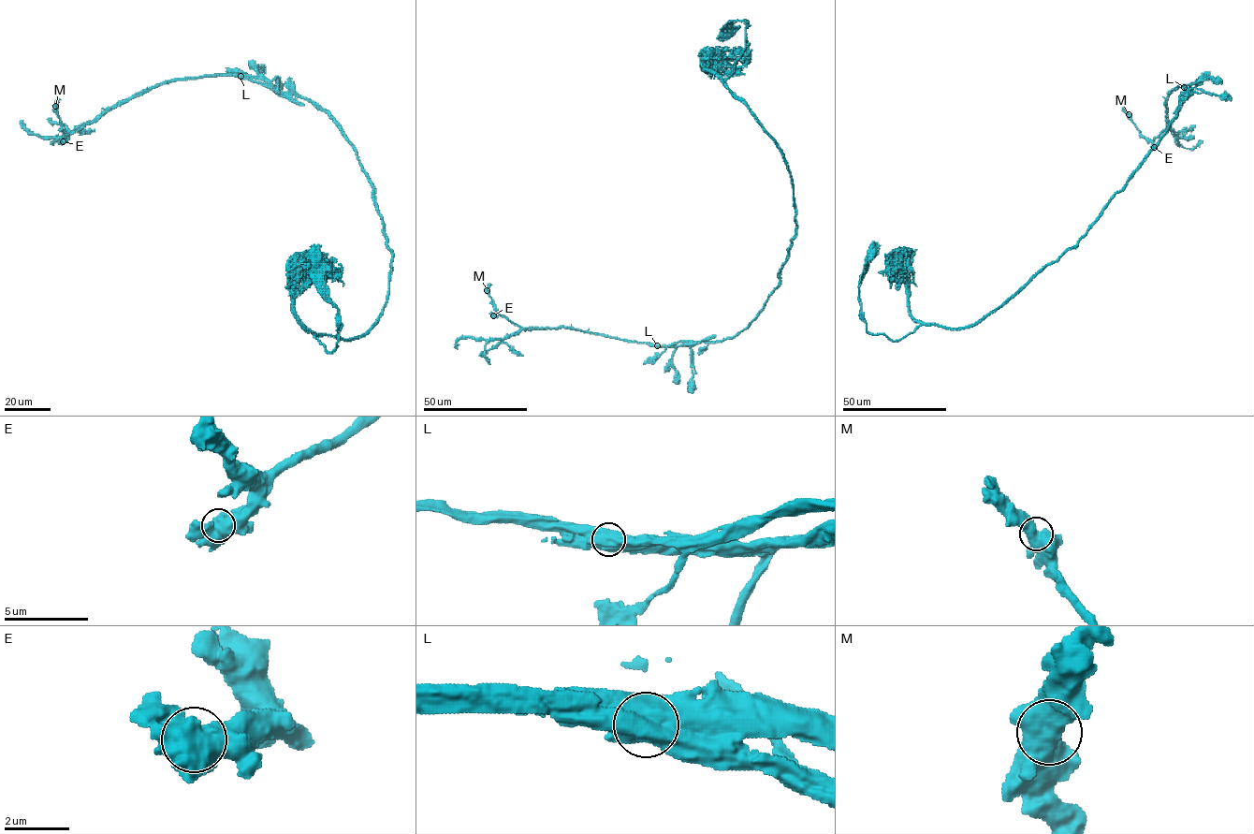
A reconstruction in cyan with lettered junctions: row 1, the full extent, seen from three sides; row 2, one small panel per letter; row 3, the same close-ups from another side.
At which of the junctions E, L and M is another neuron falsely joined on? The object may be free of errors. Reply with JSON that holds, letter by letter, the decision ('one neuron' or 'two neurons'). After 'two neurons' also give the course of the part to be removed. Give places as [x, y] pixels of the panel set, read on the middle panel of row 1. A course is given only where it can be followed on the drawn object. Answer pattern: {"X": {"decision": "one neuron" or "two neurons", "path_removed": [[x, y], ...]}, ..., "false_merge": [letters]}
{"E": {"decision": "one neuron"}, "L": {"decision": "two neurons", "path_removed": [[656, 345], [692, 344], [716, 335]]}, "M": {"decision": "one neuron"}, "false_merge": ["L"]}

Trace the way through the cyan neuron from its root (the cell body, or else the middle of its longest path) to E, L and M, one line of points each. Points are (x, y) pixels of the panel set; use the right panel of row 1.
E: (874, 251), (858, 288), (869, 333), (969, 328), (1076, 244), (1176, 117), (1181, 85), (1154, 147)
L: (874, 251), (858, 288), (869, 333), (898, 341), (923, 325), (972, 326), (1076, 244), (1176, 117), (1184, 87)
M: (874, 251), (858, 288), (869, 333), (972, 326), (1076, 244), (1183, 88), (1153, 139), (1129, 114)

